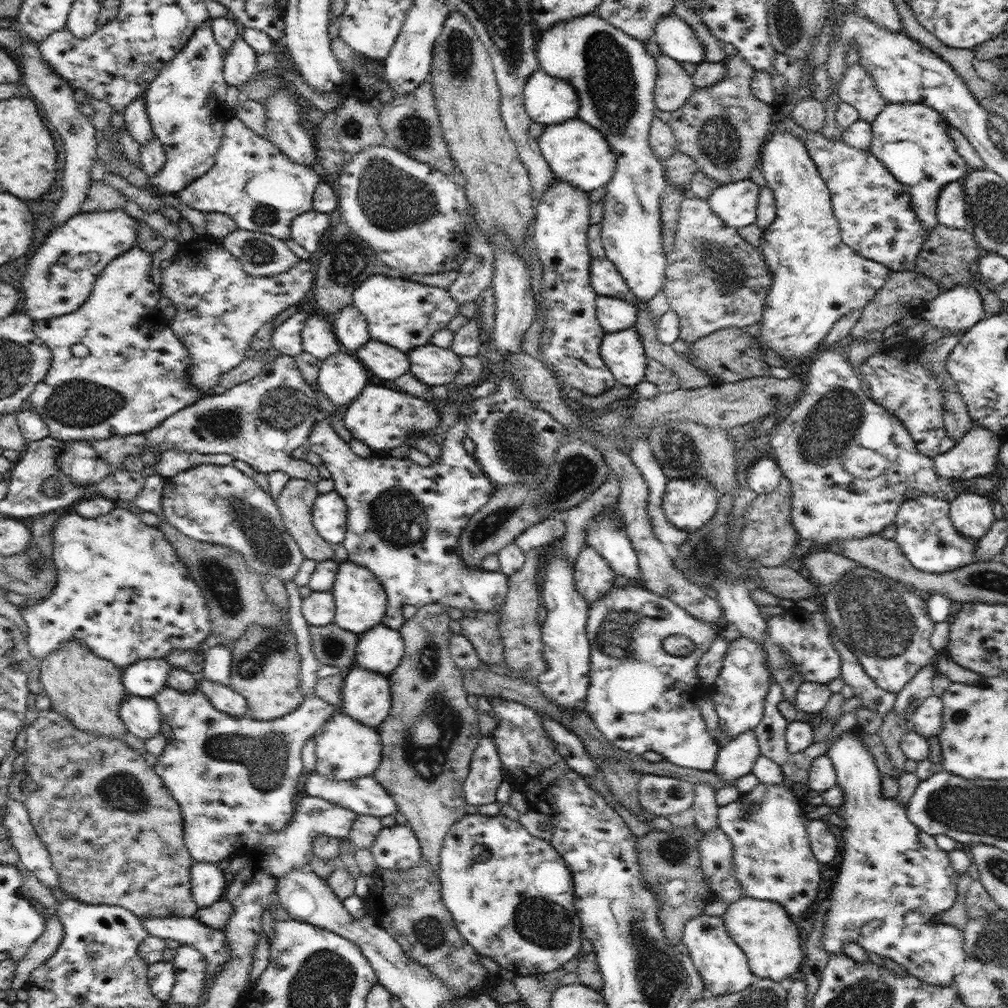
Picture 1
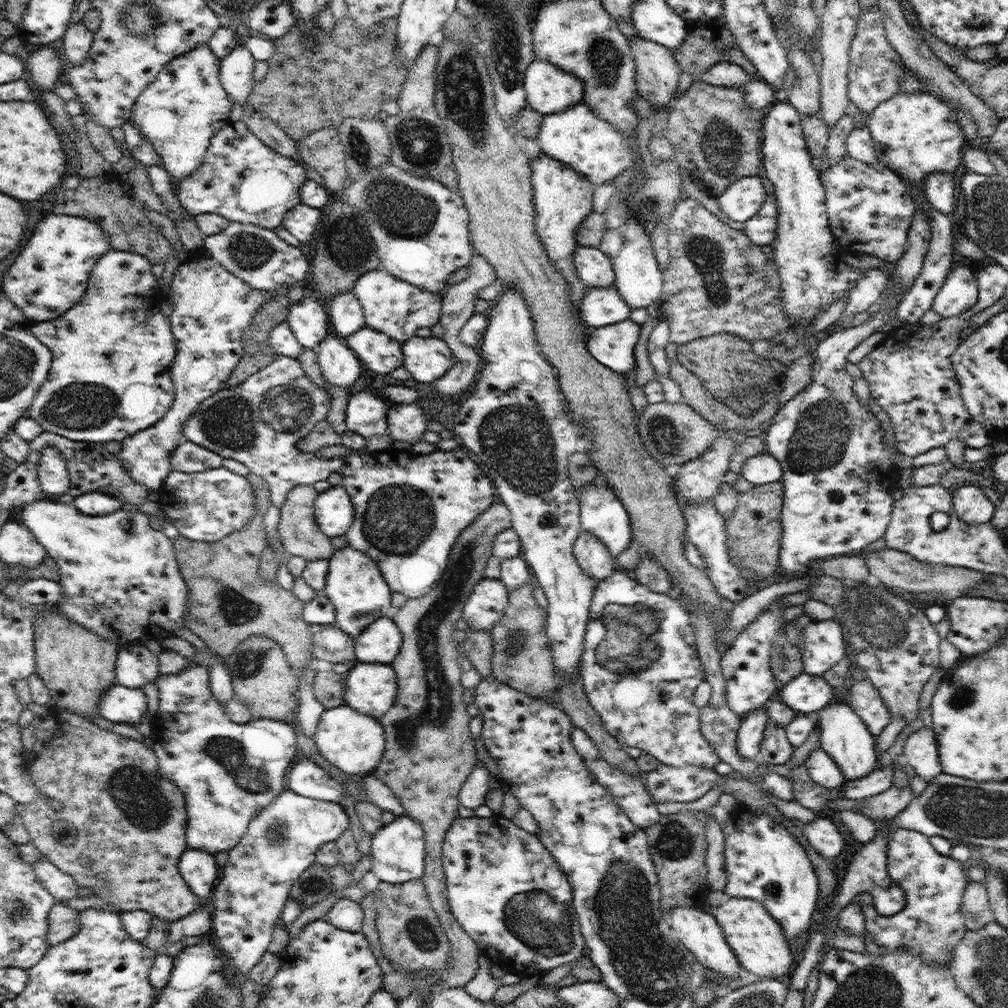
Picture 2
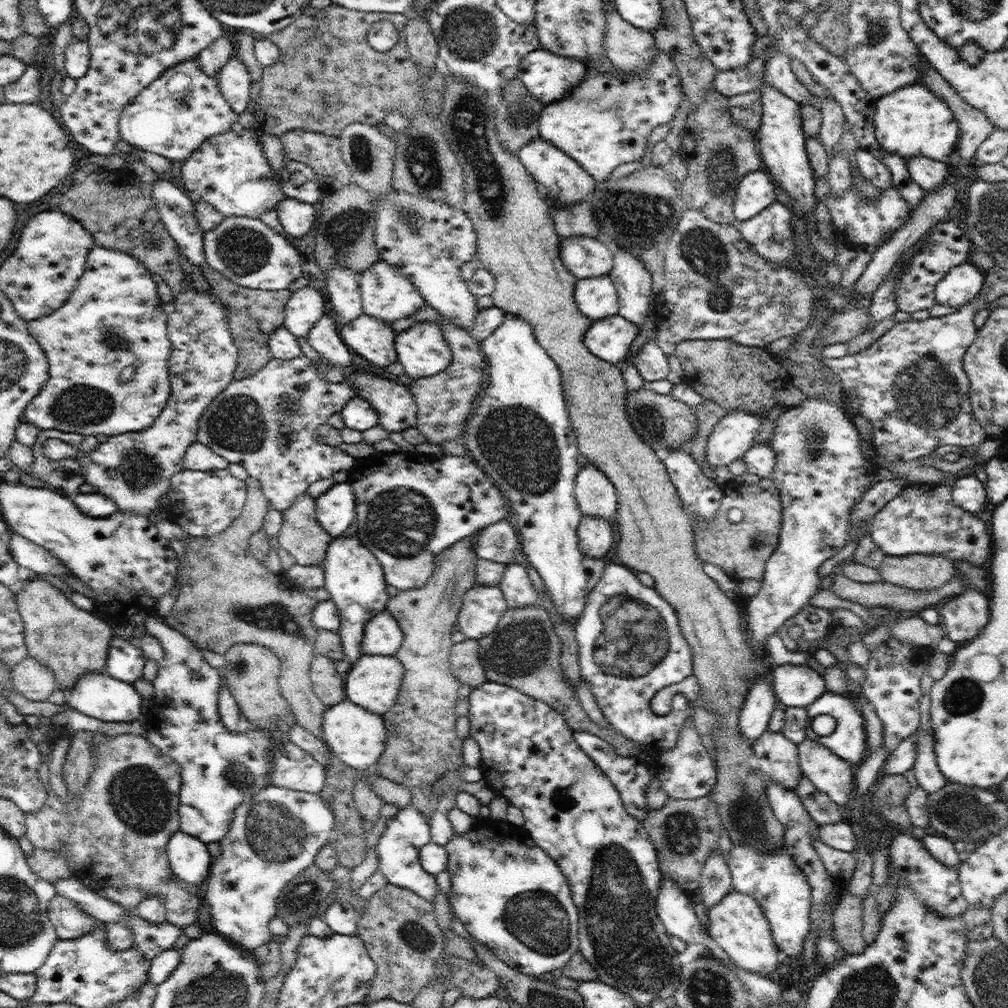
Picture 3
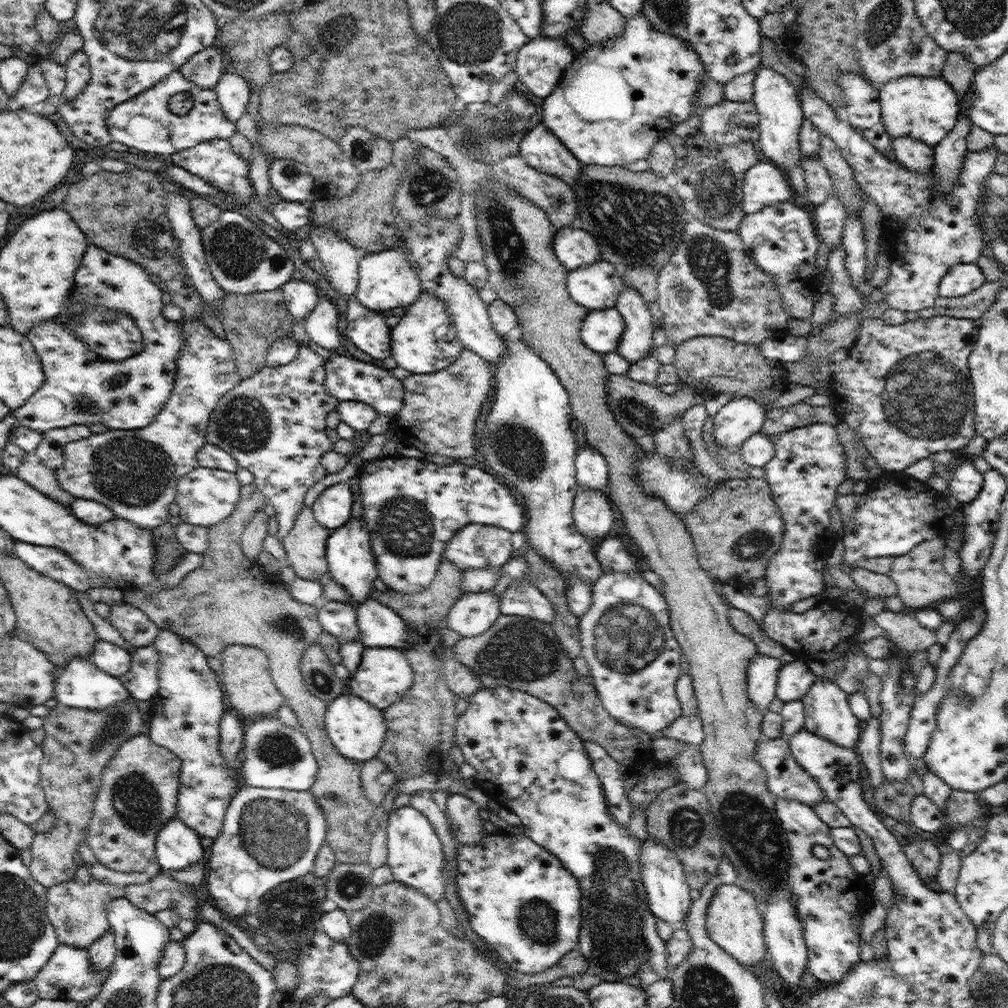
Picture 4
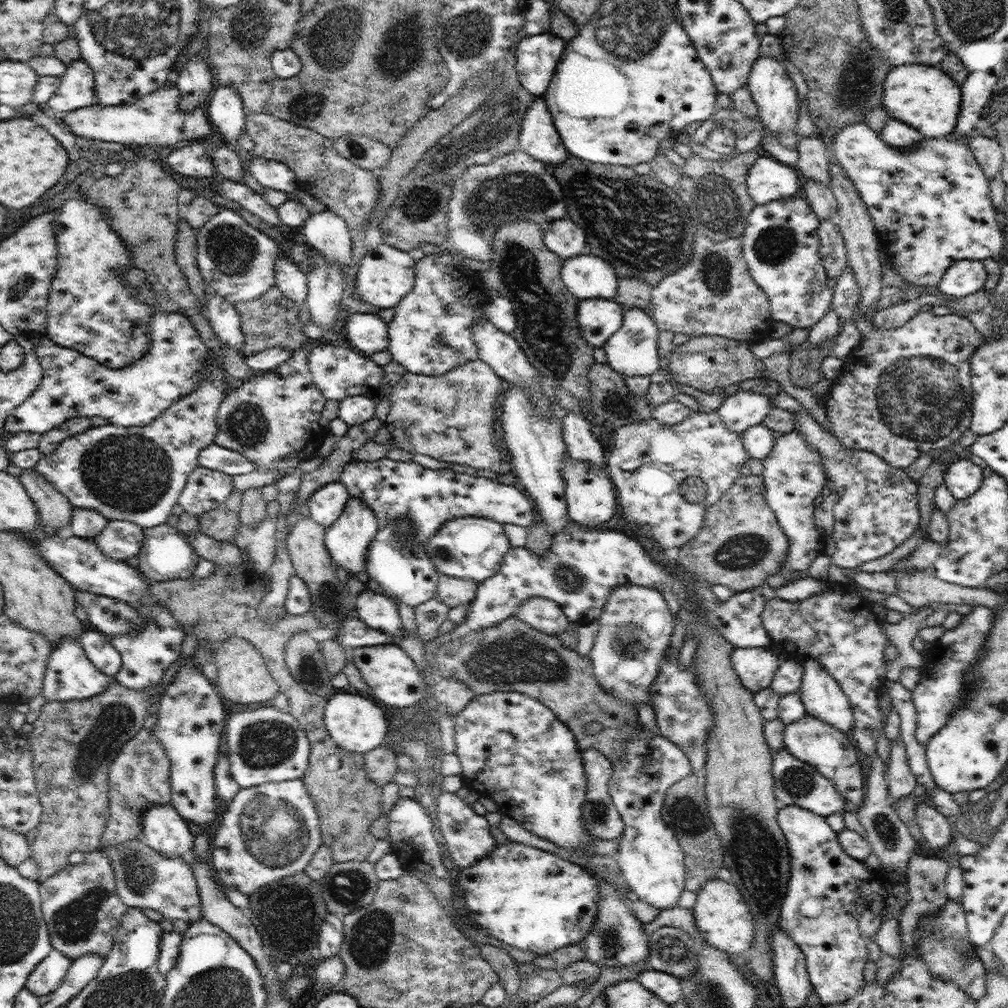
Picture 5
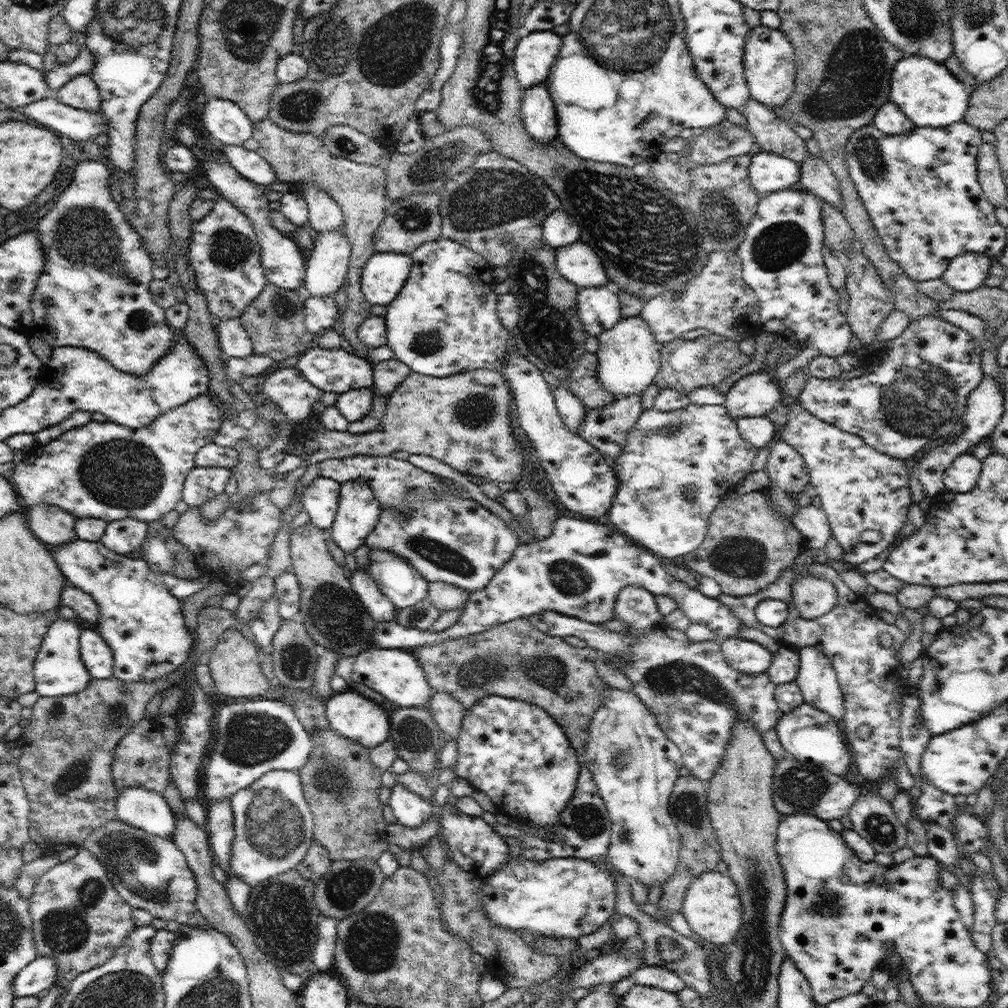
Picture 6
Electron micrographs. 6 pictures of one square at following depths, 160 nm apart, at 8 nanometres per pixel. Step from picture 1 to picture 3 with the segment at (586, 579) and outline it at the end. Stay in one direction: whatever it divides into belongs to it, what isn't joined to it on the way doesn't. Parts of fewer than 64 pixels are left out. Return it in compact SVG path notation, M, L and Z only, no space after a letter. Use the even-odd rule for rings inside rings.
M583 514L577 528L577 537L582 554L590 558L603 558L614 542L614 530L605 518Z

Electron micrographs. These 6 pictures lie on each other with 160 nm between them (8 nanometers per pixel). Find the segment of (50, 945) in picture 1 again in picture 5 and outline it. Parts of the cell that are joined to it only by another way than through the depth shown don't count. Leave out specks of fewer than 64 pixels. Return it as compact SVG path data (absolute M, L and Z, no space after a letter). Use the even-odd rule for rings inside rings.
M85 852L82 863L69 865L40 883L40 892L41 911L53 949L72 960L88 953L96 953L104 958L108 956L115 942L118 925L129 907L118 896L114 870L106 852Z

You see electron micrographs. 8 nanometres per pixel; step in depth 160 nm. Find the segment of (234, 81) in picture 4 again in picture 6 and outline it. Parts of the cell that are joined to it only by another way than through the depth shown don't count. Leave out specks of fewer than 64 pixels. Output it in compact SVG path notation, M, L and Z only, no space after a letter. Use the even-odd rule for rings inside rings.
M210 98L202 105L202 125L213 140L243 146L253 137L252 123L245 112L231 100Z

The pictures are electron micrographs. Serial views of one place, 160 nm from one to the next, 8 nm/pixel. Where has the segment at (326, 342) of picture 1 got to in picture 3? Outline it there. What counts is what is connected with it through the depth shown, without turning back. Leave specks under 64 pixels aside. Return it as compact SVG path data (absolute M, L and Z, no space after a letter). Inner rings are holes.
M306 285L291 293L285 306L283 326L296 338L307 339L326 310L326 298Z

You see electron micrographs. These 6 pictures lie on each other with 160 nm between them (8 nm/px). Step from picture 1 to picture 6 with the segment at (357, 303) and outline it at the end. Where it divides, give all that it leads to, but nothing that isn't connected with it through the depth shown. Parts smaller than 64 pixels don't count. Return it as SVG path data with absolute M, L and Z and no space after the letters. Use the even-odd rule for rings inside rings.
M375 252L361 274L361 291L366 300L388 306L404 288L412 263L410 255Z

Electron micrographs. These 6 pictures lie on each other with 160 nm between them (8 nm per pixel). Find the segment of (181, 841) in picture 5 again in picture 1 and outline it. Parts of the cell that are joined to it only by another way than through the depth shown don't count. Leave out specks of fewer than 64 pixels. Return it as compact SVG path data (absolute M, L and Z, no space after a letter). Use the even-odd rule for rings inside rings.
M193 862L190 867L191 897L199 908L206 908L224 898L226 878L215 863Z

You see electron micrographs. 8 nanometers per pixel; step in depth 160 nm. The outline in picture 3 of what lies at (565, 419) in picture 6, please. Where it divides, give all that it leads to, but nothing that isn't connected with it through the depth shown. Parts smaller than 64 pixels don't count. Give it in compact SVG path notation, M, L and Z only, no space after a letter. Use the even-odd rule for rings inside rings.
M591 463L582 467L575 478L575 497L583 514L601 516L616 522L618 508L616 487Z

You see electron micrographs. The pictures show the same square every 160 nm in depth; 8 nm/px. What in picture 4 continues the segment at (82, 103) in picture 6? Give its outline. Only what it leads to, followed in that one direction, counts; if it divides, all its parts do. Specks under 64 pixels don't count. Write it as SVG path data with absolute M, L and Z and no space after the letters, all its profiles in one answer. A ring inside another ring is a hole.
M80 50L76 51L63 67L65 68L66 86L64 92L54 99L54 103L55 105L64 103L69 106L69 102L74 100L83 88L86 88L91 77L91 66L87 54Z

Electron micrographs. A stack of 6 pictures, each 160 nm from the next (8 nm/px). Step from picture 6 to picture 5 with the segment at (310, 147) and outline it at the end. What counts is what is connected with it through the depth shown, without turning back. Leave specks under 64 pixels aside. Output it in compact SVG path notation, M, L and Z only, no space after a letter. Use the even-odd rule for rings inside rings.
M263 111L246 115L246 132L253 138L252 154L264 159L286 163L294 172L301 190L310 193L327 208L341 216L351 230L353 260L346 270L346 280L350 284L346 292L354 299L362 300L357 293L355 278L362 257L366 254L364 238L370 225L369 214L374 210L381 195L378 172L360 168L350 159L343 157L335 148L335 140L323 137L315 130L296 126L275 118Z

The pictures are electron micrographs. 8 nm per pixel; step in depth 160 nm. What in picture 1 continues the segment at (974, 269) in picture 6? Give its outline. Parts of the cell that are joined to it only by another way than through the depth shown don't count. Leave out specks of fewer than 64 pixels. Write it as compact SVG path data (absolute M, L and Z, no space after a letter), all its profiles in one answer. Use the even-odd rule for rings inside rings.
M957 284L954 288L942 290L935 296L921 314L922 318L932 324L932 327L946 329L945 335L957 335L958 331L966 333L974 327L977 322L986 318L987 313L983 305L983 296L976 288L969 284Z

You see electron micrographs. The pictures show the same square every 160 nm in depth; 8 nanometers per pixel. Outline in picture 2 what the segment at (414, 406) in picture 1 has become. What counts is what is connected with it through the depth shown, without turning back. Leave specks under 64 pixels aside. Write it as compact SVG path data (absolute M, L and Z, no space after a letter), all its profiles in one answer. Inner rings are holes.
M361 388L351 394L345 410L347 430L370 436L389 436L389 403Z

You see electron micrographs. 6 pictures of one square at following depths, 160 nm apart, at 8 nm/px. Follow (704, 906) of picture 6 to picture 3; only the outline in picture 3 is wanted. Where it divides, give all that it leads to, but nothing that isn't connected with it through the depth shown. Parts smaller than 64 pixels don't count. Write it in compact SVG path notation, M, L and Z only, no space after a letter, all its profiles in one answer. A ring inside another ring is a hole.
M733 889L709 908L706 927L709 935L722 947L730 960L740 968L751 972L774 972L778 968L778 946L772 938L770 923L757 900Z

